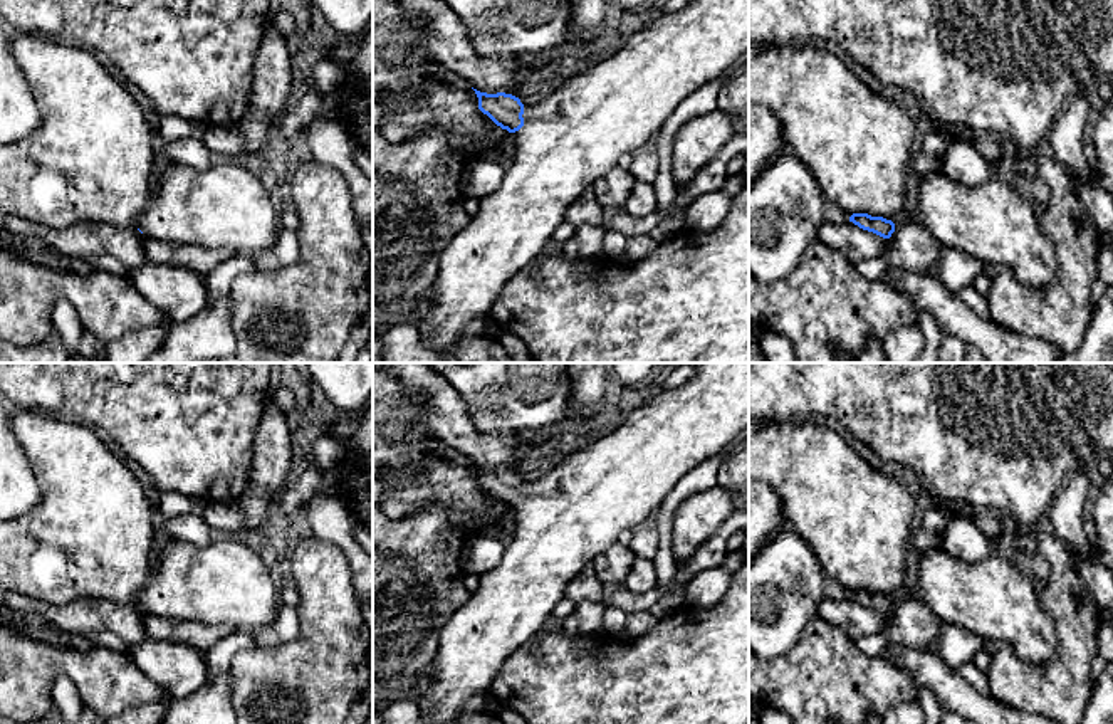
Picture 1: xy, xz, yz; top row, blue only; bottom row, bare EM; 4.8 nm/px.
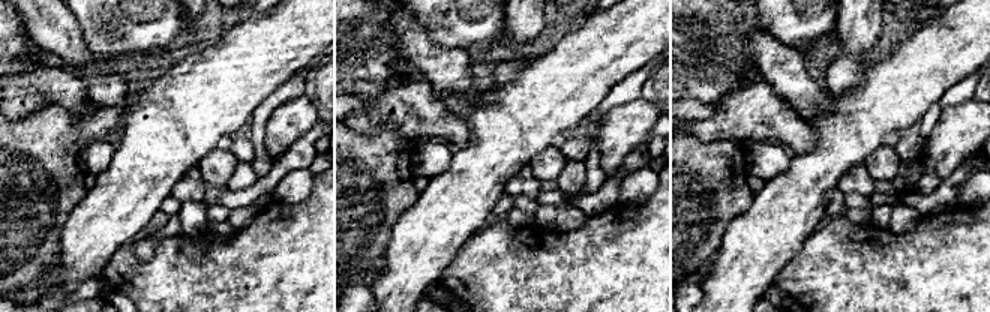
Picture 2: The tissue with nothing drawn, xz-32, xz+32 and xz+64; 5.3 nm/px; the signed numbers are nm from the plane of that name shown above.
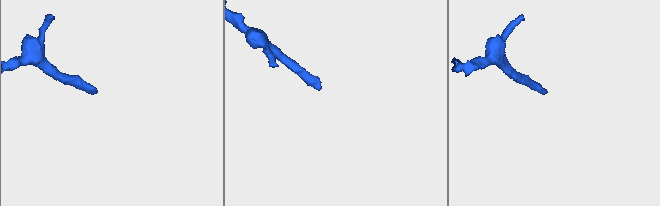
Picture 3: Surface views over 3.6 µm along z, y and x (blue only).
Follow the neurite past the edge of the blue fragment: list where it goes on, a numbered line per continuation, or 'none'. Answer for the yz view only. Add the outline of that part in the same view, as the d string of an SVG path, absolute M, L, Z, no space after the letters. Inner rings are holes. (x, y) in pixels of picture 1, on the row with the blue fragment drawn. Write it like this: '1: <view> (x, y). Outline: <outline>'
1: yz (996, 224). Outline: M937 171L917 180L915 202L893 223L915 223L940 245L957 249L990 270L1009 267L1021 284L1046 289L1056 279L1058 262L1054 244L1041 232L1037 218L1032 198L1014 183L994 178L980 186L965 186Z

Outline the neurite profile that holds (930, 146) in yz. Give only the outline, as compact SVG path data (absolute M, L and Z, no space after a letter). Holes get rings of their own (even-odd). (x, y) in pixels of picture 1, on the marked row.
M948 128L928 129L918 138L913 153L913 168L918 178L938 171L940 158L955 138L959 136Z

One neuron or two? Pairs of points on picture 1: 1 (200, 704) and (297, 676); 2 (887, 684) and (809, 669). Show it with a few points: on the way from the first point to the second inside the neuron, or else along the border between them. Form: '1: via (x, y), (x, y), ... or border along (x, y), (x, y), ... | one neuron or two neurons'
1: border along (227, 674), (232, 706) | two neurons
2: via (868, 684), (828, 679) | one neuron

